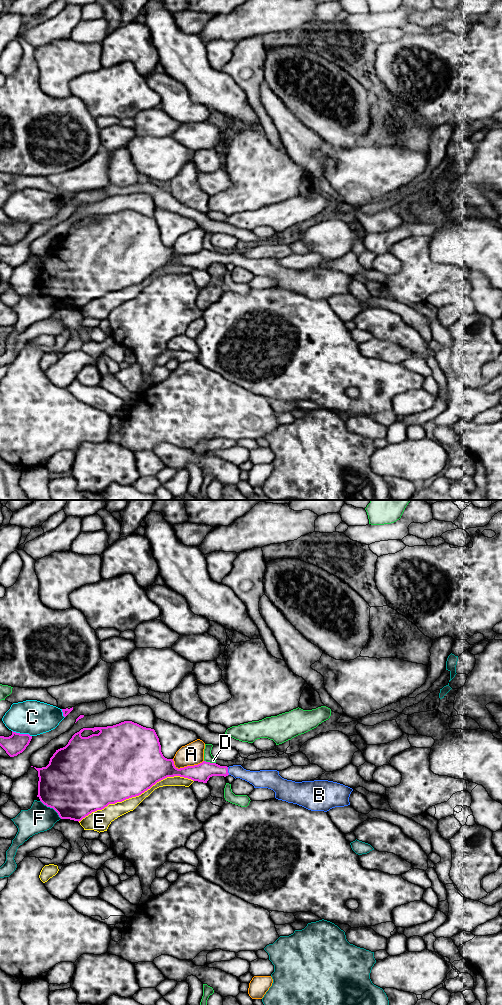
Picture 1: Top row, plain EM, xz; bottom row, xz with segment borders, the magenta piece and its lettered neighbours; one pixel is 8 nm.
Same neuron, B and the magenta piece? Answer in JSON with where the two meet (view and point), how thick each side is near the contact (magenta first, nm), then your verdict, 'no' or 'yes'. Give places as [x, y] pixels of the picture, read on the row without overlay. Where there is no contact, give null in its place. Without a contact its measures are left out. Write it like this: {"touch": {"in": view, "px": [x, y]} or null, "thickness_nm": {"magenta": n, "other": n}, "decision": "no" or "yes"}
{"touch": {"in": "xz", "px": [227, 259]}, "thickness_nm": {"magenta": 150, "other": 130}, "decision": "yes"}

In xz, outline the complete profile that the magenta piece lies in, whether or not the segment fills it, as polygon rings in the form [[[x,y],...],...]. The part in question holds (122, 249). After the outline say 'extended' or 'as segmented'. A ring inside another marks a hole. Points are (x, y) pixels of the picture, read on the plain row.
[[[132,209],[107,215],[83,216],[72,224],[65,235],[56,238],[46,255],[34,256],[38,259],[37,285],[40,289],[53,296],[61,307],[78,310],[92,300],[102,298],[109,292],[139,284],[157,270],[174,264],[207,271],[212,264],[231,263],[235,267],[249,270],[254,276],[271,277],[275,280],[276,287],[297,292],[311,299],[327,300],[335,295],[348,294],[353,279],[352,276],[333,269],[295,270],[282,266],[277,258],[250,259],[241,253],[227,255],[203,249],[198,253],[178,257],[173,247],[163,244],[155,218]],[[84,218],[100,220],[82,225]]]; extended

